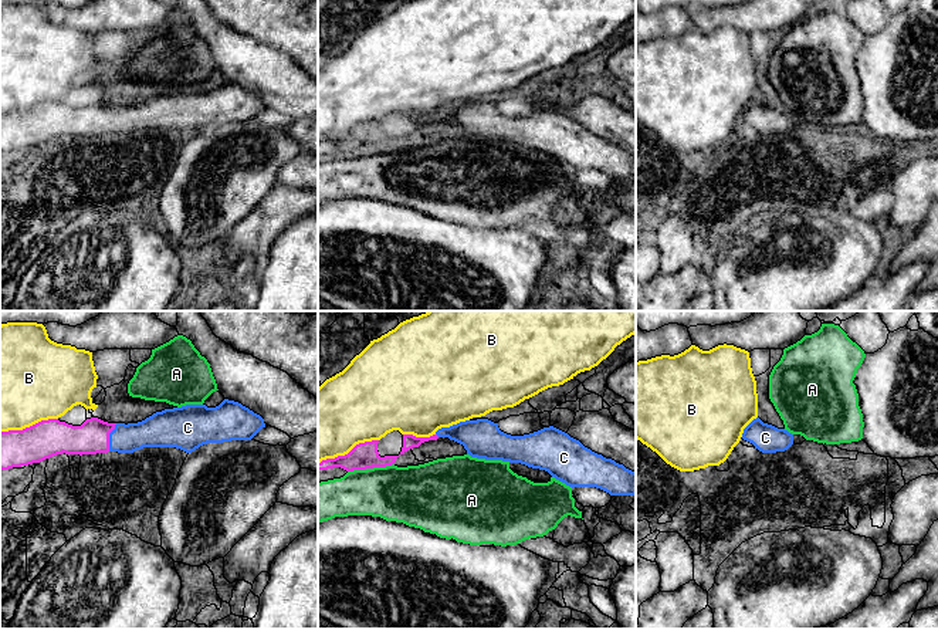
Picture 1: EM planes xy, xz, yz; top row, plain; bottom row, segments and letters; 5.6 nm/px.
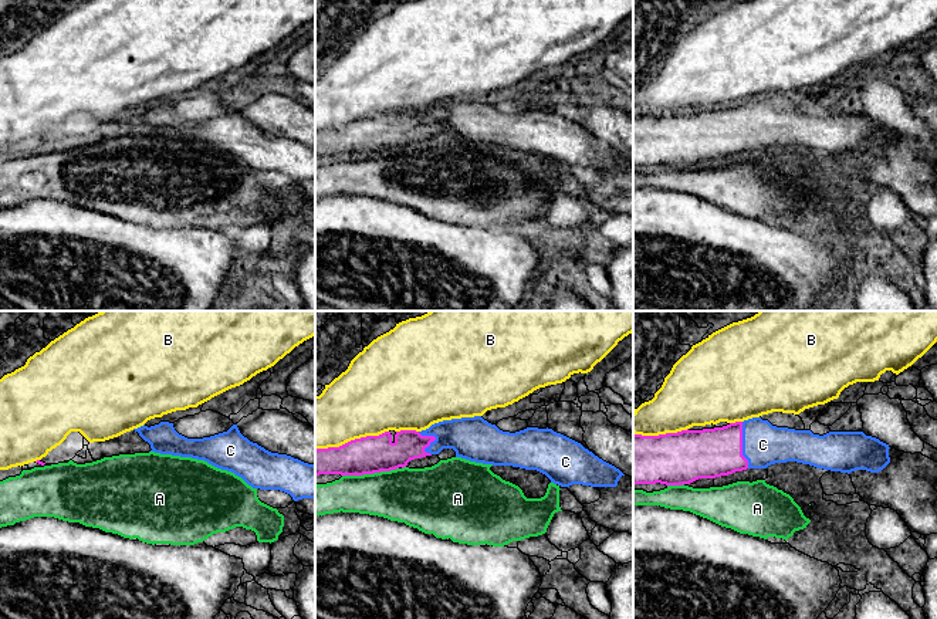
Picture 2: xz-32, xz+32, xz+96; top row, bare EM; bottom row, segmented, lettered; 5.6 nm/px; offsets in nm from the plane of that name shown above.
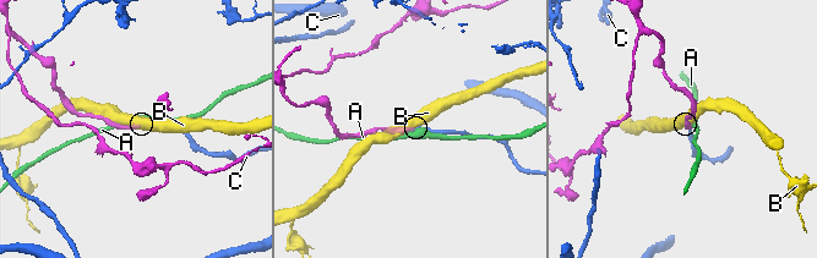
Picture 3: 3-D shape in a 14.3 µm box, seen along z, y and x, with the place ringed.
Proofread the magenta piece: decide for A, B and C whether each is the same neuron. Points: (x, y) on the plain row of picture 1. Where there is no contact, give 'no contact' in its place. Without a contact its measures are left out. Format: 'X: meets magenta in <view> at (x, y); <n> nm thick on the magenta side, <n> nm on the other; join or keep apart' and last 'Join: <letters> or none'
A: meets magenta in xz at (371, 149); 150 nm thick on the magenta side, 320 nm on the other; keep apart
B: meets magenta in xz at (349, 134); 150 nm thick on the magenta side, 420 nm on the other; keep apart
C: meets magenta in xy at (108, 119); 190 nm thick on the magenta side, 160 nm on the other; join
Join: C

